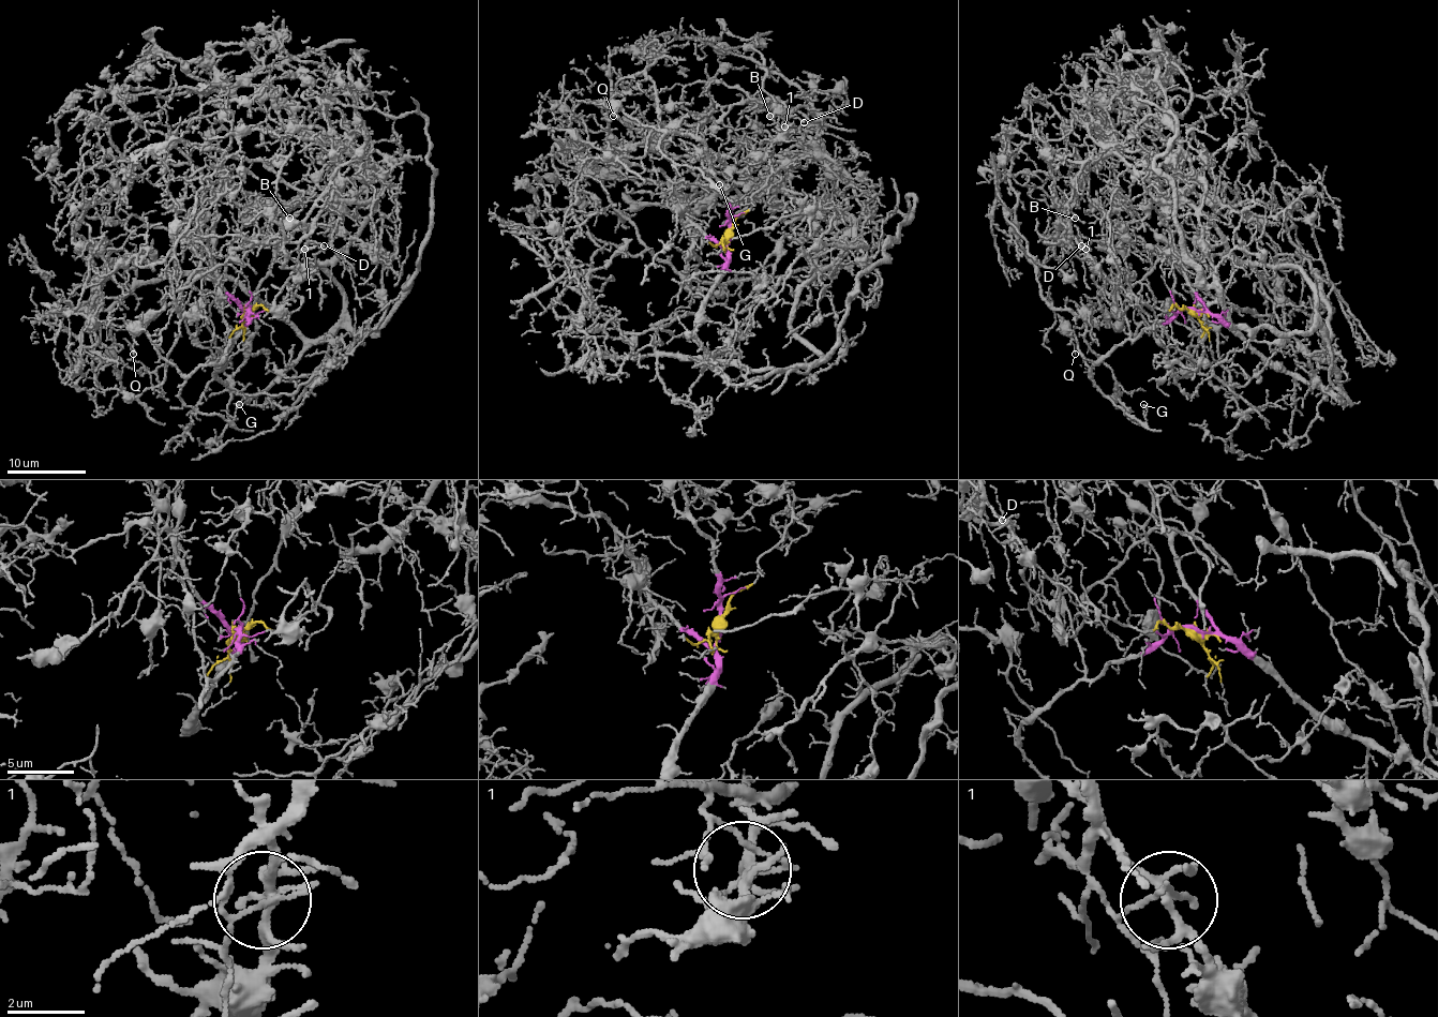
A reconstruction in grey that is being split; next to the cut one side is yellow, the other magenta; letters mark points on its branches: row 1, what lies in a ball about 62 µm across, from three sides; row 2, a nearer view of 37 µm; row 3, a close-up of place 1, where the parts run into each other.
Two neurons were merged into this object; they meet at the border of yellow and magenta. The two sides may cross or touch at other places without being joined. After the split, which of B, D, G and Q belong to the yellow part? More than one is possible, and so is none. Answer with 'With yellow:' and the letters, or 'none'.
With yellow: B, D

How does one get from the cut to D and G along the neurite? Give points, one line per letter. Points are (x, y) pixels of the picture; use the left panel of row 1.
D: (248, 310), (257, 305), (271, 311), (287, 301), (287, 278), (304, 262), (306, 244), (315, 240), (325, 247)
G: (248, 310), (245, 327), (216, 362), (203, 364), (189, 378), (179, 398), (196, 412), (231, 421), (240, 404)

